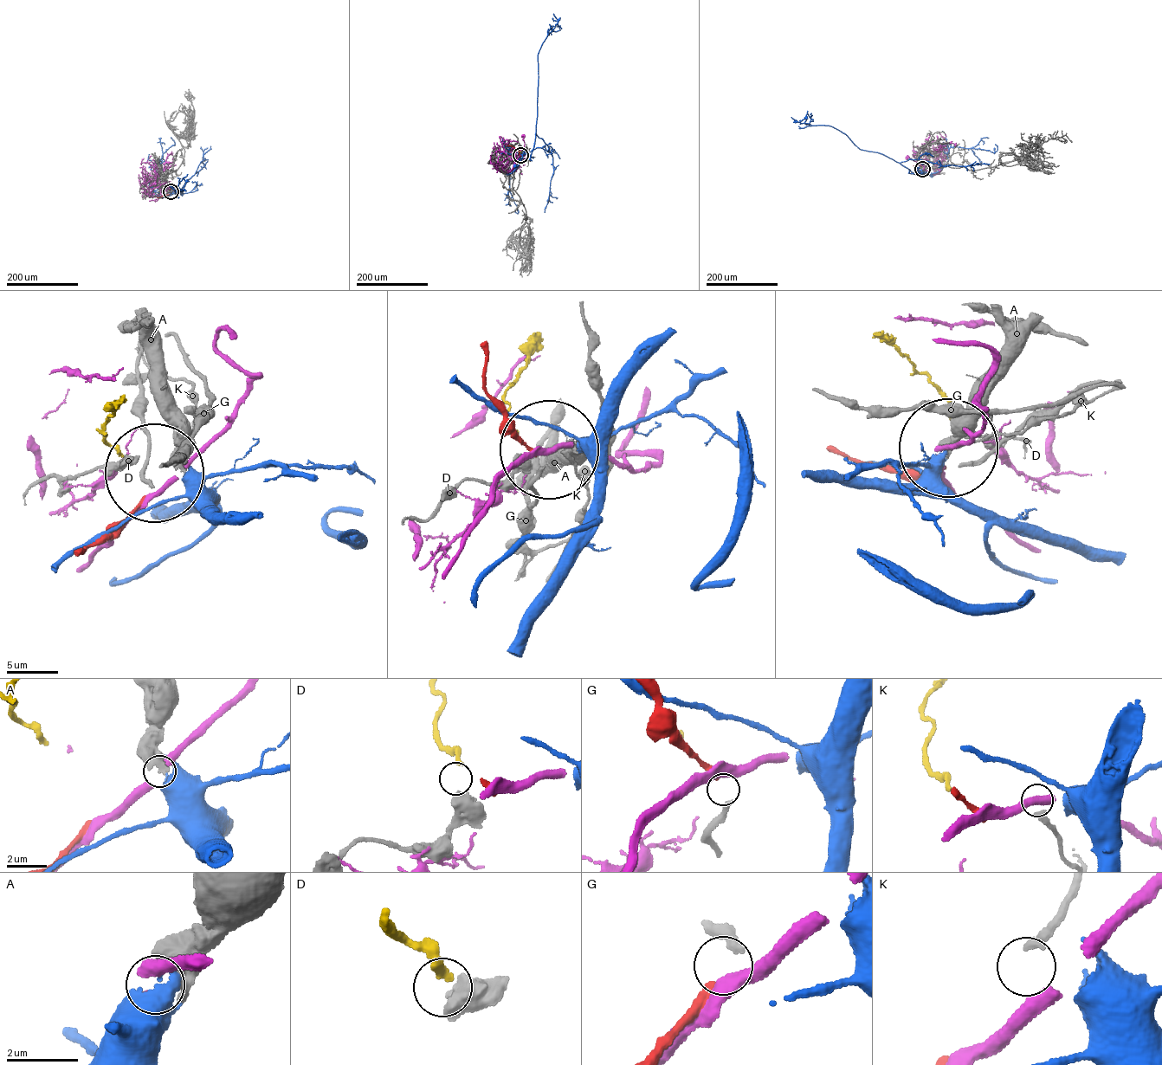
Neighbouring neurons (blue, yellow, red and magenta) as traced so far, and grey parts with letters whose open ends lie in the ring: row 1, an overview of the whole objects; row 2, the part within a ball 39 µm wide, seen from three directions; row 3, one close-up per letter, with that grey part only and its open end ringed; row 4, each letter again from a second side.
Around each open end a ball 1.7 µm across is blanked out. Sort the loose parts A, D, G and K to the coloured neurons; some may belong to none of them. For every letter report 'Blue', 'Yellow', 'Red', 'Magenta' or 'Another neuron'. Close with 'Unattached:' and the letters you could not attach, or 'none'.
A: Blue
D: Yellow
G: Red
K: Another neuron
Unattached: K

